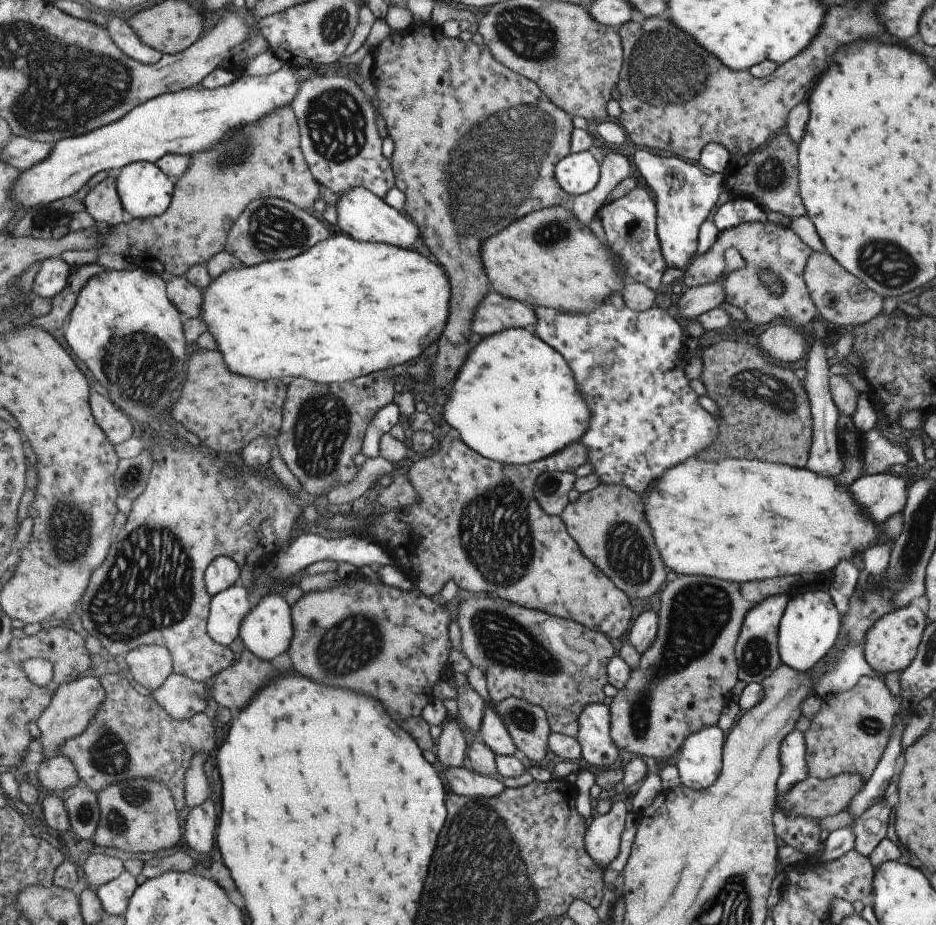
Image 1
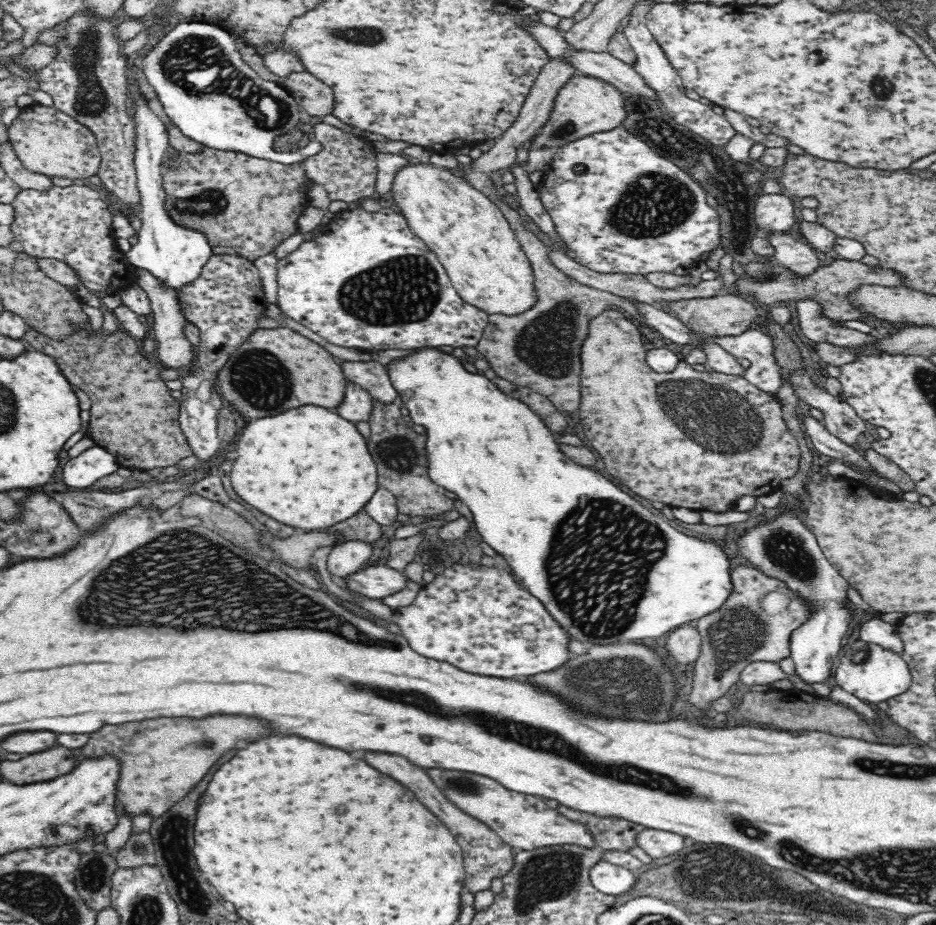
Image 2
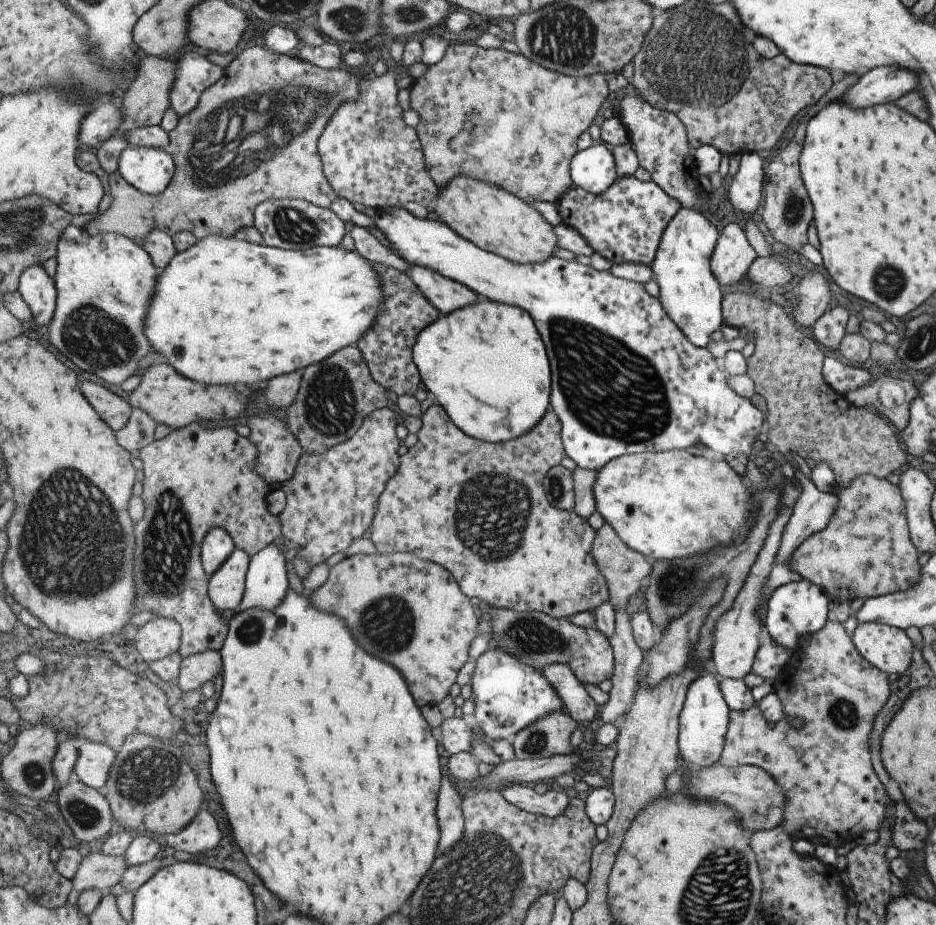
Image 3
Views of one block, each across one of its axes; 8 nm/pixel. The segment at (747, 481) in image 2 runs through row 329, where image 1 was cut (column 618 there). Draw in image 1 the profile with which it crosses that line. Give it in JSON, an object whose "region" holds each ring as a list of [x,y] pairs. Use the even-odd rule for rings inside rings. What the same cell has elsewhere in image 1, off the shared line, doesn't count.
{"region":[[[445,434],[439,444],[435,446],[435,450],[431,454],[425,454],[421,456],[419,460],[411,462],[409,466],[409,480],[411,480],[411,486],[415,490],[415,502],[413,504],[407,504],[407,506],[399,506],[399,508],[385,508],[385,512],[371,512],[369,516],[363,518],[363,522],[359,524],[359,528],[355,528],[355,534],[363,540],[369,540],[369,542],[375,542],[375,544],[381,544],[391,556],[393,560],[397,560],[397,568],[407,574],[407,578],[415,584],[417,590],[423,590],[427,596],[433,596],[433,594],[439,594],[447,582],[455,582],[461,590],[465,592],[473,592],[475,594],[485,594],[485,596],[493,596],[493,598],[501,598],[501,600],[507,600],[507,602],[513,602],[513,604],[519,604],[523,608],[531,608],[531,610],[539,610],[539,612],[545,612],[549,616],[557,616],[557,618],[565,618],[565,620],[573,620],[589,630],[601,630],[603,634],[607,634],[609,638],[619,638],[627,628],[629,628],[629,616],[631,616],[631,600],[621,592],[617,590],[609,578],[605,576],[605,572],[601,572],[595,564],[591,564],[591,560],[587,560],[585,554],[579,552],[577,544],[569,538],[569,528],[565,528],[565,520],[561,516],[551,516],[549,512],[545,512],[545,508],[539,504],[537,500],[537,482],[541,478],[541,474],[545,472],[567,472],[567,474],[573,474],[575,468],[583,466],[585,464],[585,448],[579,446],[577,442],[567,442],[561,450],[537,460],[537,462],[531,462],[531,464],[501,464],[501,462],[495,462],[495,460],[489,460],[481,454],[477,454],[475,450],[471,450],[463,438],[453,438],[449,434]]]}

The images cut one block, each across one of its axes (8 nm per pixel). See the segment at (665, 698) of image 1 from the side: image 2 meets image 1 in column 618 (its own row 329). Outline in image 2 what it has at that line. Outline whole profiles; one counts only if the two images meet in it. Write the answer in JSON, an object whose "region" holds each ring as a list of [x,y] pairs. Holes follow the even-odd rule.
{"region":[[[720,294],[716,298],[700,298],[700,300],[678,300],[672,302],[664,308],[670,308],[672,316],[676,316],[688,330],[694,330],[694,334],[710,336],[712,340],[716,338],[730,338],[730,336],[742,336],[744,332],[750,330],[750,324],[758,318],[760,308],[756,310],[750,302],[742,300],[736,294]]]}

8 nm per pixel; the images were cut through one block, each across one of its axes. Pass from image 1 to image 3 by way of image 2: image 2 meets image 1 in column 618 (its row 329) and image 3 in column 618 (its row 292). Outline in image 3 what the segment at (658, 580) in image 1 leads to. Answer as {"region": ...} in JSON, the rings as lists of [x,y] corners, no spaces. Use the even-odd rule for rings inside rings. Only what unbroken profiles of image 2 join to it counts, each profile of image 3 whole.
{"region":[[[603,524],[597,530],[597,536],[595,536],[593,546],[591,546],[591,556],[593,556],[595,564],[597,564],[597,568],[601,568],[601,576],[607,582],[609,604],[613,606],[615,612],[625,612],[627,598],[631,594],[639,592],[641,580],[649,578],[649,574],[651,574],[651,562],[643,554],[639,554],[639,552],[631,550],[629,546],[625,546],[625,542],[621,542],[621,538],[615,534],[615,530],[609,524]]]}

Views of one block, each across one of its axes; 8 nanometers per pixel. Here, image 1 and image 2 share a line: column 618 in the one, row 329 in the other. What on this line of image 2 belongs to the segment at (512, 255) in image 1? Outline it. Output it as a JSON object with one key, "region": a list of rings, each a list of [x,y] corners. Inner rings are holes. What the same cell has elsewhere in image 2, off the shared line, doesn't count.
{"region":[[[290,328],[256,330],[228,364],[218,372],[218,394],[224,396],[234,410],[246,418],[276,416],[290,408],[314,404],[336,408],[346,398],[344,368],[316,342],[304,338]]]}

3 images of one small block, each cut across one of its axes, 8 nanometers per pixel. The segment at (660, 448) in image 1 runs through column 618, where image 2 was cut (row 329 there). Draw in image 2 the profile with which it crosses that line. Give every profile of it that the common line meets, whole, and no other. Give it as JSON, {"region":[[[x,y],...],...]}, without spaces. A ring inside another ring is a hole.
{"region":[[[346,208],[344,212],[334,214],[326,232],[310,242],[302,242],[296,252],[278,262],[278,308],[336,346],[370,352],[442,346],[452,346],[454,350],[466,346],[478,348],[490,322],[490,314],[466,304],[458,296],[444,264],[438,264],[436,254],[426,246],[428,244],[410,230],[406,218],[392,208],[382,208],[378,212]]]}

